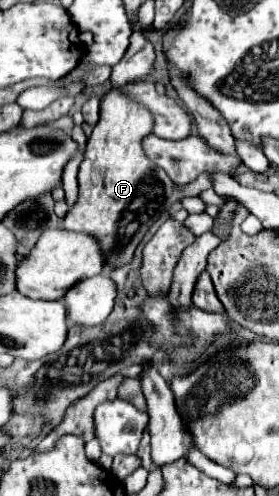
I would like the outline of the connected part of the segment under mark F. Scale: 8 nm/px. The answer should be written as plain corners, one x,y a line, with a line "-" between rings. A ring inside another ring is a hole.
139,20
133,24
131,44
127,48
127,54
119,64
111,70
111,90
103,96
101,102
101,118
97,126
93,128
91,138
87,140
85,148
85,160
79,166
79,196
77,202
69,208
65,214
61,226
71,232
83,232
93,236
99,242
103,260
105,260
105,274
113,268
125,266
131,262
135,248
143,240
145,232
153,224
155,216
159,216
161,210
167,210
169,204
179,202
183,196
197,196
199,192
211,188
209,176
201,174
191,184
179,186
171,182
171,178
165,174
165,170
157,168
141,148
141,142
147,134
151,134
153,118
151,114
131,102
129,98
121,96
117,92
117,86
123,86
127,82
145,78
153,72
153,60
155,52
151,42
141,32
-
109,236
109,240
107,240

